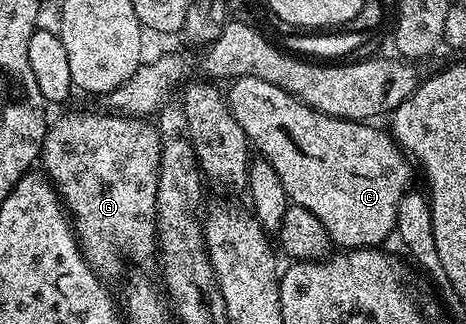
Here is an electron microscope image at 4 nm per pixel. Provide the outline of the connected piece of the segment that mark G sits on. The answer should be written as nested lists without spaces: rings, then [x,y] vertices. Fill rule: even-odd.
[[[102,113],[67,114],[56,122],[54,119],[43,138],[41,166],[59,193],[88,264],[96,274],[110,280],[122,272],[123,258],[147,258],[156,253],[155,209],[161,144],[158,129],[152,123],[150,126],[147,118]]]

